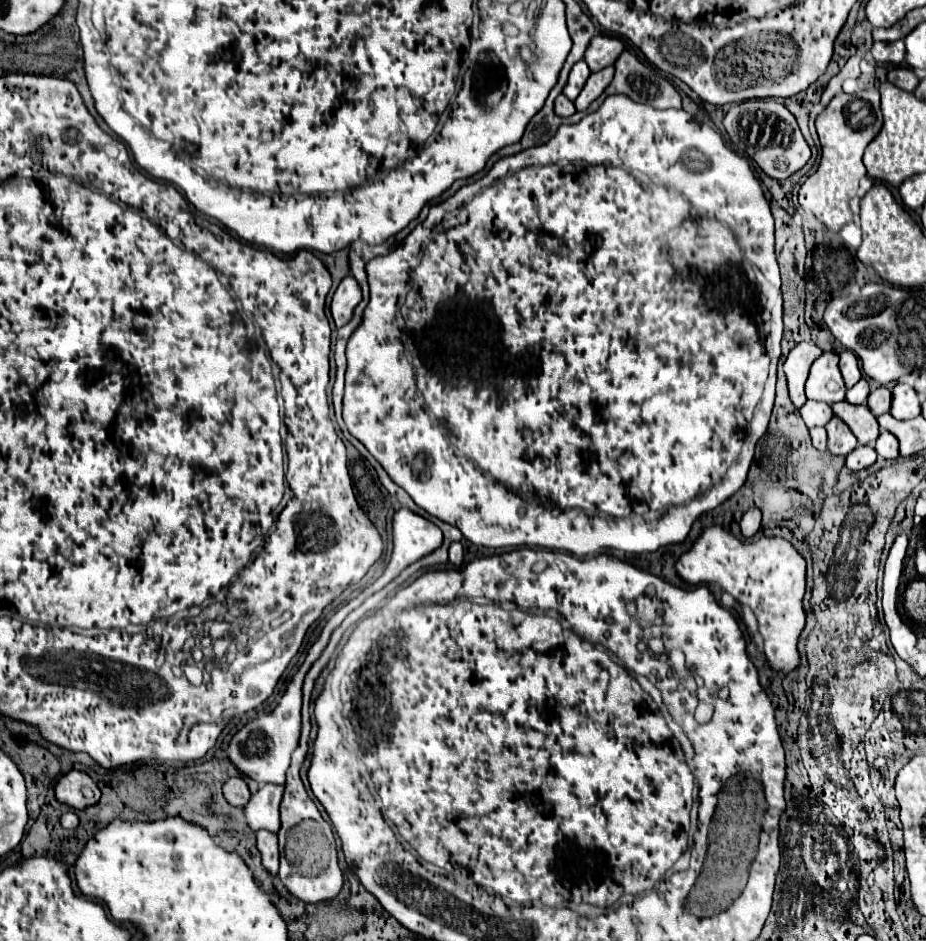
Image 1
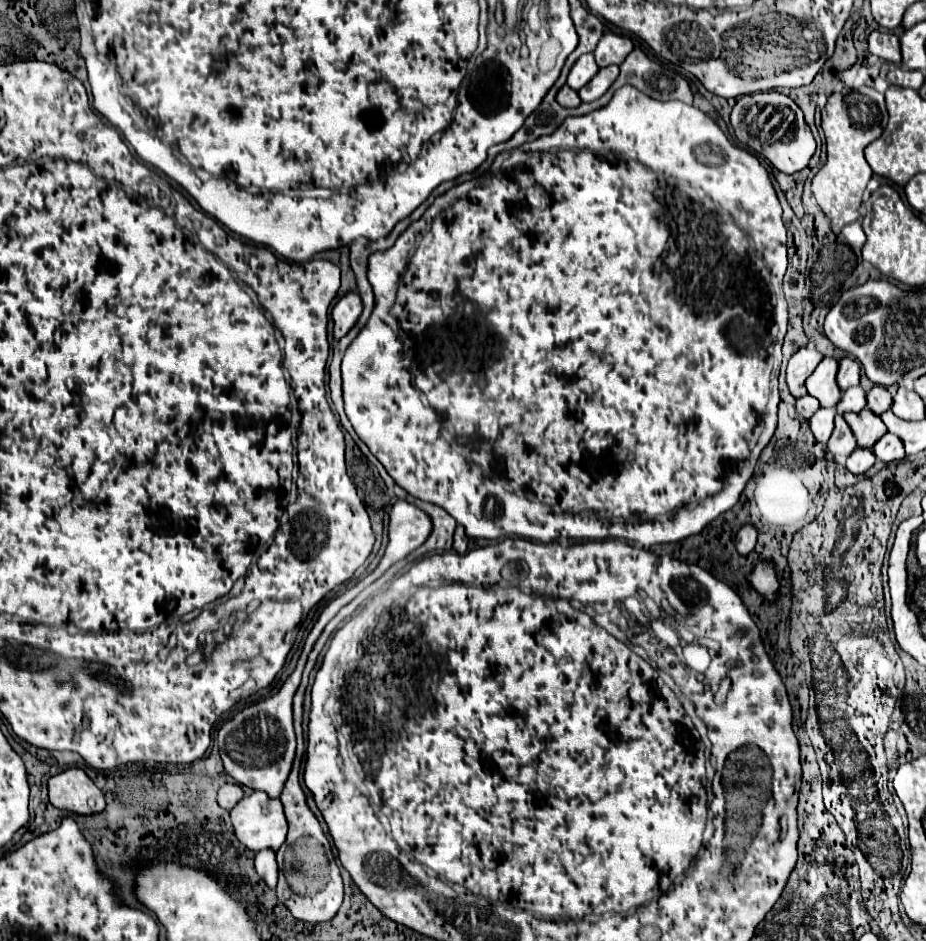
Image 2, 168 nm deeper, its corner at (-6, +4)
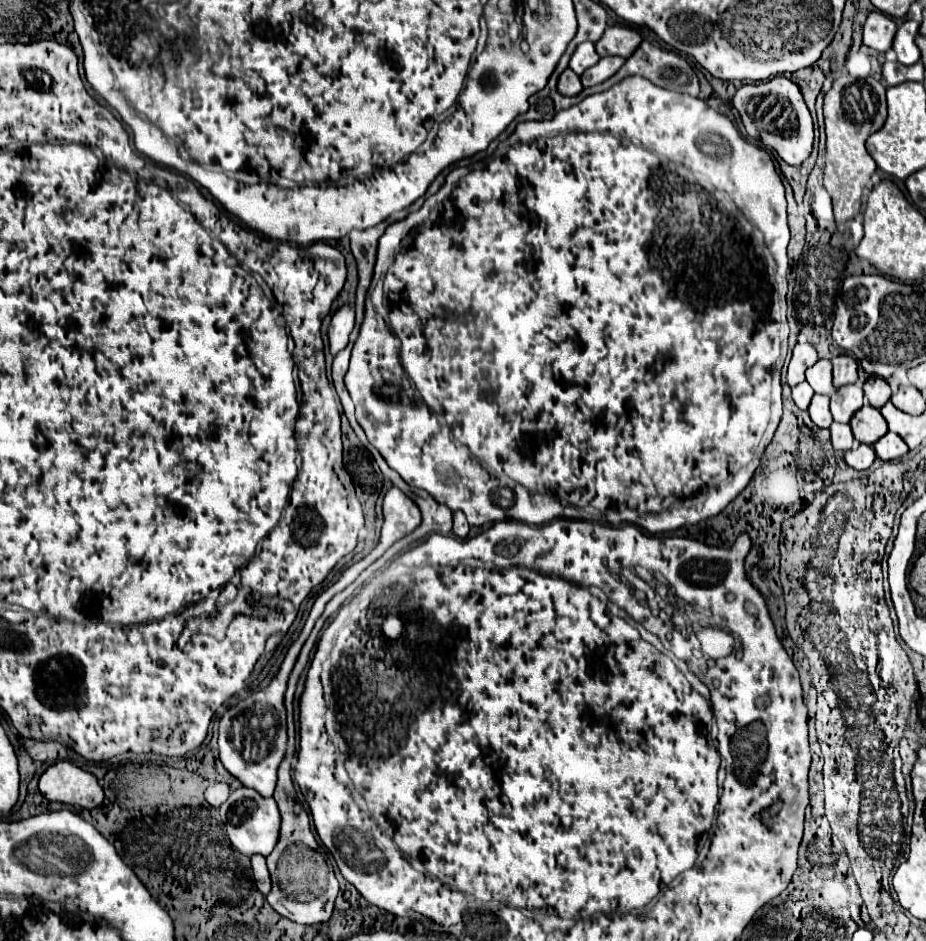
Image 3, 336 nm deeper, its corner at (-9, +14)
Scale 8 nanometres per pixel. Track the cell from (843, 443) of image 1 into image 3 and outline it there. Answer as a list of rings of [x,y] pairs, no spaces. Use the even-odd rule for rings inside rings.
[[[832,423],[830,433],[832,433],[834,449],[848,451],[854,447],[854,435],[852,435],[852,429],[848,423]]]

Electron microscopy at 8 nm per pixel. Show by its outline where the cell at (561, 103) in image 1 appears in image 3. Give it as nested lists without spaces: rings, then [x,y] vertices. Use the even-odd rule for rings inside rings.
[[[566,69],[560,79],[558,79],[558,91],[562,95],[578,95],[582,91],[582,83],[580,83],[580,77],[576,73],[572,73],[570,69]]]

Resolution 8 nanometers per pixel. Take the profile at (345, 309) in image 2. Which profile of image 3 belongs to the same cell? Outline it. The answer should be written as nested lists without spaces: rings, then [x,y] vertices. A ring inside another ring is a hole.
[[[342,305],[332,315],[332,323],[328,329],[328,341],[330,341],[330,353],[336,355],[348,345],[348,337],[354,327],[354,305]]]

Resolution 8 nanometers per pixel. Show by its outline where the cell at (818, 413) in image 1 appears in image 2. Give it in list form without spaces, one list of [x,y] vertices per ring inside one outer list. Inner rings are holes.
[[[805,395],[805,397],[797,399],[795,407],[797,407],[797,411],[799,411],[799,415],[803,419],[811,419],[811,415],[819,409],[819,401],[815,397],[811,397],[811,395]]]

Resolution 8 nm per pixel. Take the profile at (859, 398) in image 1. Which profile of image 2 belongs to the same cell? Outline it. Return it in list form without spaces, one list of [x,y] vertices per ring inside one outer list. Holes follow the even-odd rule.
[[[857,385],[857,387],[847,389],[847,391],[841,395],[835,411],[837,411],[839,415],[859,413],[861,409],[865,409],[865,405],[867,405],[867,401],[865,401],[865,391],[863,391],[861,385]]]

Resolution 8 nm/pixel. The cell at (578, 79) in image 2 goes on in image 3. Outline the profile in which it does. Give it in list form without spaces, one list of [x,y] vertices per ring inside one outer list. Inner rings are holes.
[[[582,43],[576,47],[572,59],[570,59],[570,69],[576,73],[576,75],[582,75],[588,67],[596,65],[600,61],[596,49],[594,49],[594,43]]]

